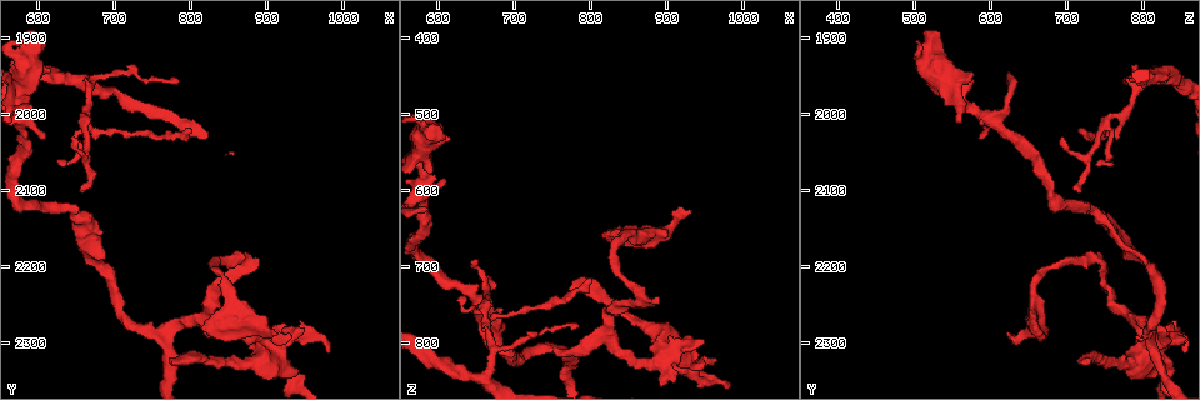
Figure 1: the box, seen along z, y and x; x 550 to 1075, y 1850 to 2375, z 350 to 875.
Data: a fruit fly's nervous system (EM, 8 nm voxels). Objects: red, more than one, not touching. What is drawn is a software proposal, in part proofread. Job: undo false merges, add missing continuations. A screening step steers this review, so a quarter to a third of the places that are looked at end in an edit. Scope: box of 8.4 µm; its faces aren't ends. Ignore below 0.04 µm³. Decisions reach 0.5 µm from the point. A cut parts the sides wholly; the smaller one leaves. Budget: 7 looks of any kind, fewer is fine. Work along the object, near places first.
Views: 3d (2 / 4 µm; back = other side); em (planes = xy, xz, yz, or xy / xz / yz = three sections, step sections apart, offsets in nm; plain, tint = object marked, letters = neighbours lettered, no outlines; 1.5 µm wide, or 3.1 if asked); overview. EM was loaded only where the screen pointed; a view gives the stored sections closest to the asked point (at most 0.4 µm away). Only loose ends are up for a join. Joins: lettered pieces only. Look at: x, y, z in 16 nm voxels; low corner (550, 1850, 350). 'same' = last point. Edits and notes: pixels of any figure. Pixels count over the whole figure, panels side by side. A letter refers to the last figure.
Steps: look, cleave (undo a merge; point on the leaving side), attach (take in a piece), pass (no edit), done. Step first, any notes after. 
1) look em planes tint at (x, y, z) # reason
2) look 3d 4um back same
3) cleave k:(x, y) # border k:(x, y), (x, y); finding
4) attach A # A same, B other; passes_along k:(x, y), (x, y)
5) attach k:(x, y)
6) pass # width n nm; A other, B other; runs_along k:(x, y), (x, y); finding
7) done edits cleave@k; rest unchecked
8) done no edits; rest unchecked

look 3d 4um at (660, 1955, 845) # side arm on a straight run

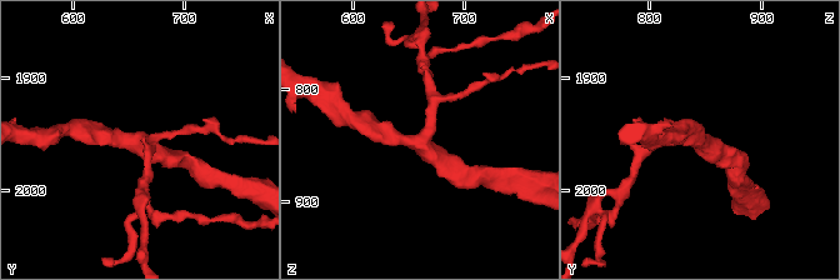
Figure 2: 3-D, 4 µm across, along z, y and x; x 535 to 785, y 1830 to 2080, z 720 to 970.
look em planes tint at (660, 1954, 848) # now the EM

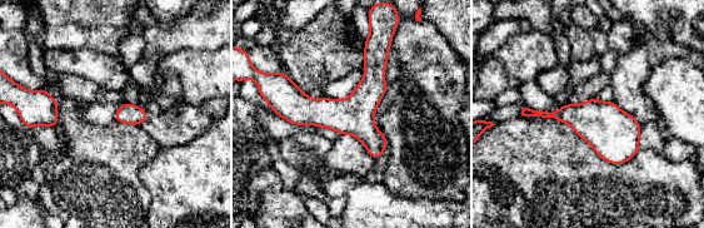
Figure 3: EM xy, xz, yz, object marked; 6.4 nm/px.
look em planes letters same # what lies round it

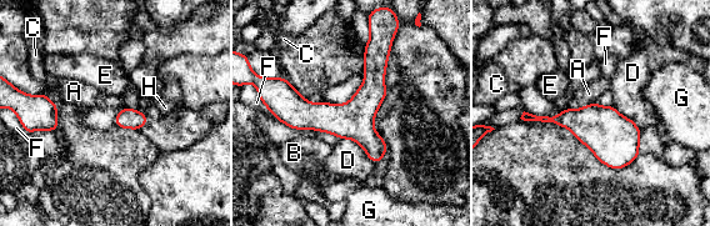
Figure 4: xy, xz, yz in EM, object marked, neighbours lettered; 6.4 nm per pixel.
pass # A other, B other, C other, D other, E other, F other, G other, H other; runs_along 4:(384, 58), (348, 114), (278, 110); one neuron here

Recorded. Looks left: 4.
look 3d 4um at (800, 2020, 715) # an open end

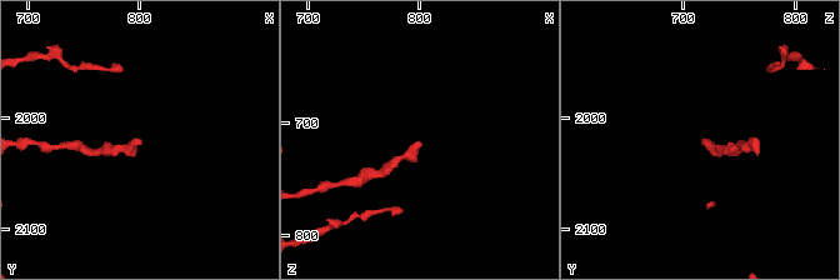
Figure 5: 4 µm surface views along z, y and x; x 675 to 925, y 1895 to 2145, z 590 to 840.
look em planes letters at (800, 2018, 720)

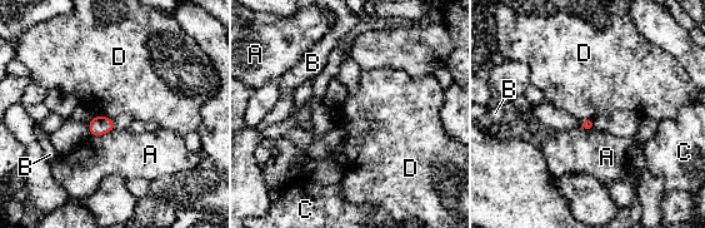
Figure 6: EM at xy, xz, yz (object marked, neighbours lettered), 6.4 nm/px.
pass # A other, B other, C other, D other; none of them fits

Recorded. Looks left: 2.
look em yz step 8 tint at (935, 2340, 830) # calibre changes

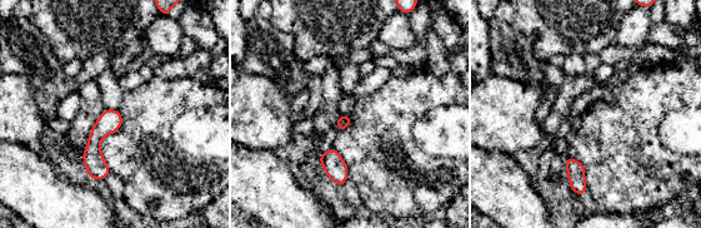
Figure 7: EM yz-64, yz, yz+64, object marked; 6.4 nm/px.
look em planes letters same # cut it another way

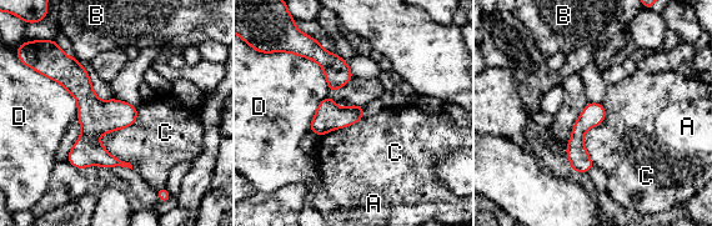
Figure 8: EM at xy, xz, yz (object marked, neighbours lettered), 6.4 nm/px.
pass # A other, B other, C other, D other; runs_along 8:(35, 61), (85, 95), (91, 144), (119, 162); one neuron here

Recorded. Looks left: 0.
done no edits; rest unchecked

